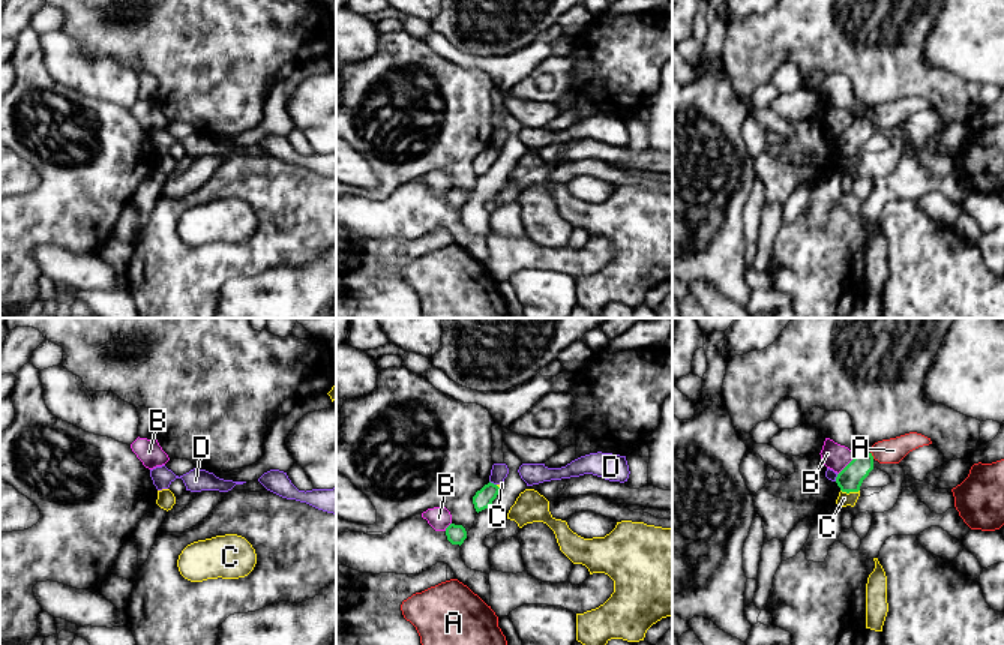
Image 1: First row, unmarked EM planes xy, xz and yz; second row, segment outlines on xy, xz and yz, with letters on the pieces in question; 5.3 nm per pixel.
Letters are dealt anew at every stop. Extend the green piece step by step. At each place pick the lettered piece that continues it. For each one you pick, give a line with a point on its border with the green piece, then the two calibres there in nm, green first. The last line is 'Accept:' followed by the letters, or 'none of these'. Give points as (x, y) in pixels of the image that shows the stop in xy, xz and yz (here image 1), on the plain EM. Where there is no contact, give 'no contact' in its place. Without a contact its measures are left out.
Accept: none of these

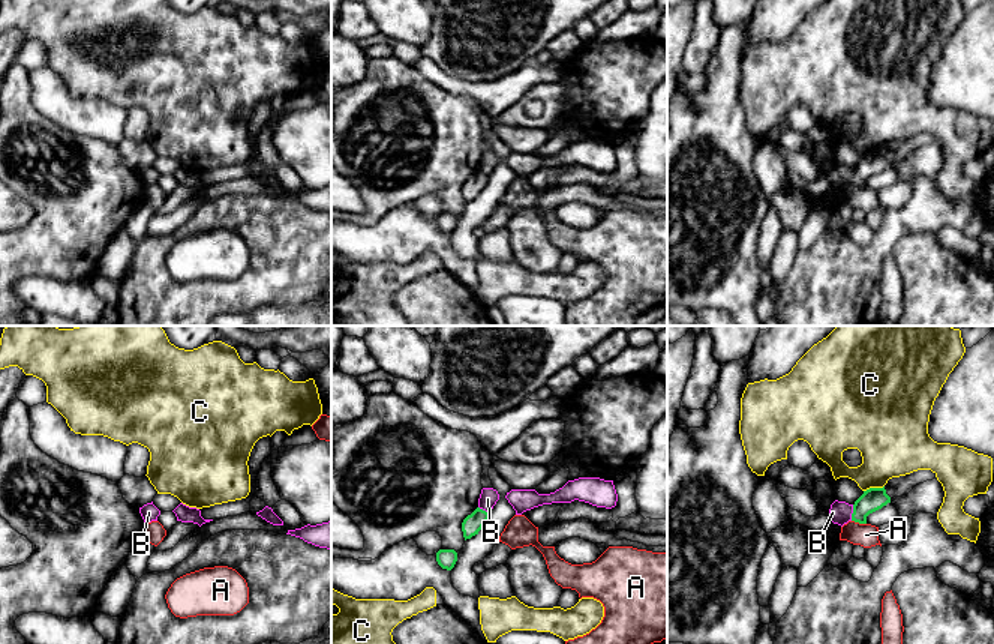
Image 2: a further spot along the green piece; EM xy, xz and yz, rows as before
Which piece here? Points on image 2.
Accept: none of these

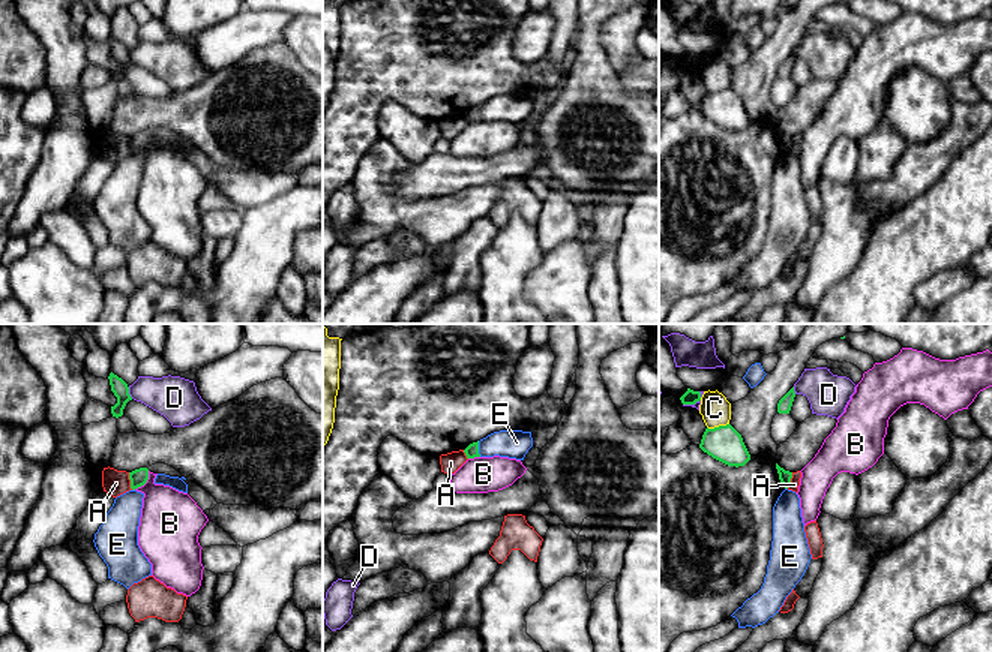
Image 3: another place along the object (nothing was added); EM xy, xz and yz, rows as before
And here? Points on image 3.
Accept: none of these

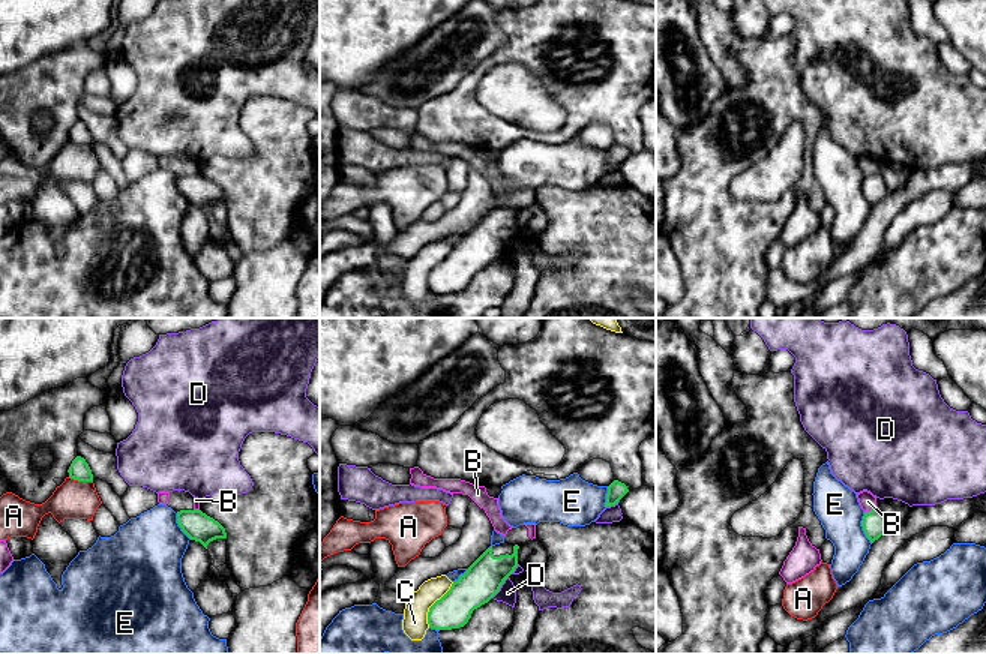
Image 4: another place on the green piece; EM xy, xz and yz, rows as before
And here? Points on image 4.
Accept: none of these

